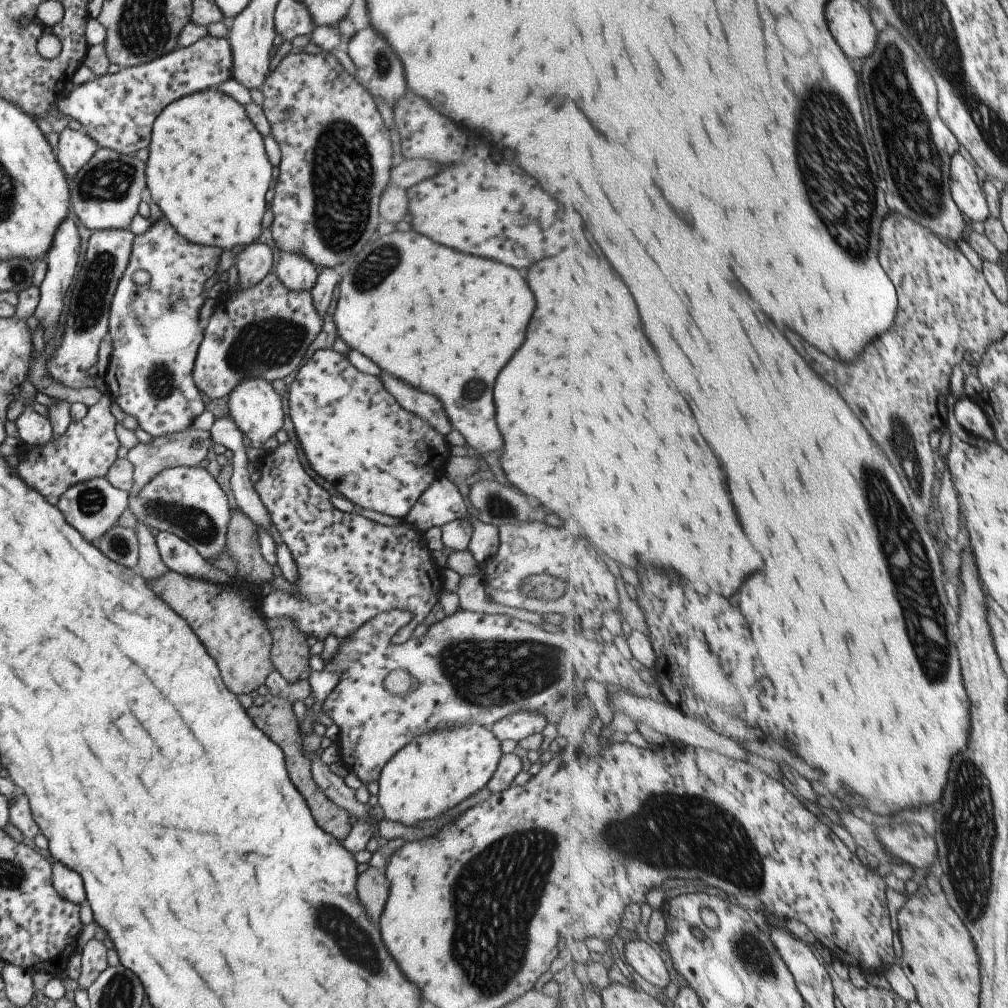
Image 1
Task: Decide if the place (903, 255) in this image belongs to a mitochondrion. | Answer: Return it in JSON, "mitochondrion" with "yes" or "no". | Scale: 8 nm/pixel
{"mitochondrion":"no"}

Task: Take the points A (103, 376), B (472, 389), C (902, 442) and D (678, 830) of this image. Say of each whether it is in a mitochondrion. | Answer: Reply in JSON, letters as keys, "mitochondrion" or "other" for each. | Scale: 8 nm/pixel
{"A":"other","B":"mitochondrion","C":"mitochondrion","D":"mitochondrion"}

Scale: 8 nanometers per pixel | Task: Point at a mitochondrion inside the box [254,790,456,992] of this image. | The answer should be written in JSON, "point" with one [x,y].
{"point":[359,945]}

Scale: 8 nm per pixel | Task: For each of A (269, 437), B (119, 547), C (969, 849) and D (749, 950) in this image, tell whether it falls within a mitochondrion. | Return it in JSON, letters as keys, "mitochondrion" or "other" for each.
{"A":"other","B":"mitochondrion","C":"mitochondrion","D":"mitochondrion"}

